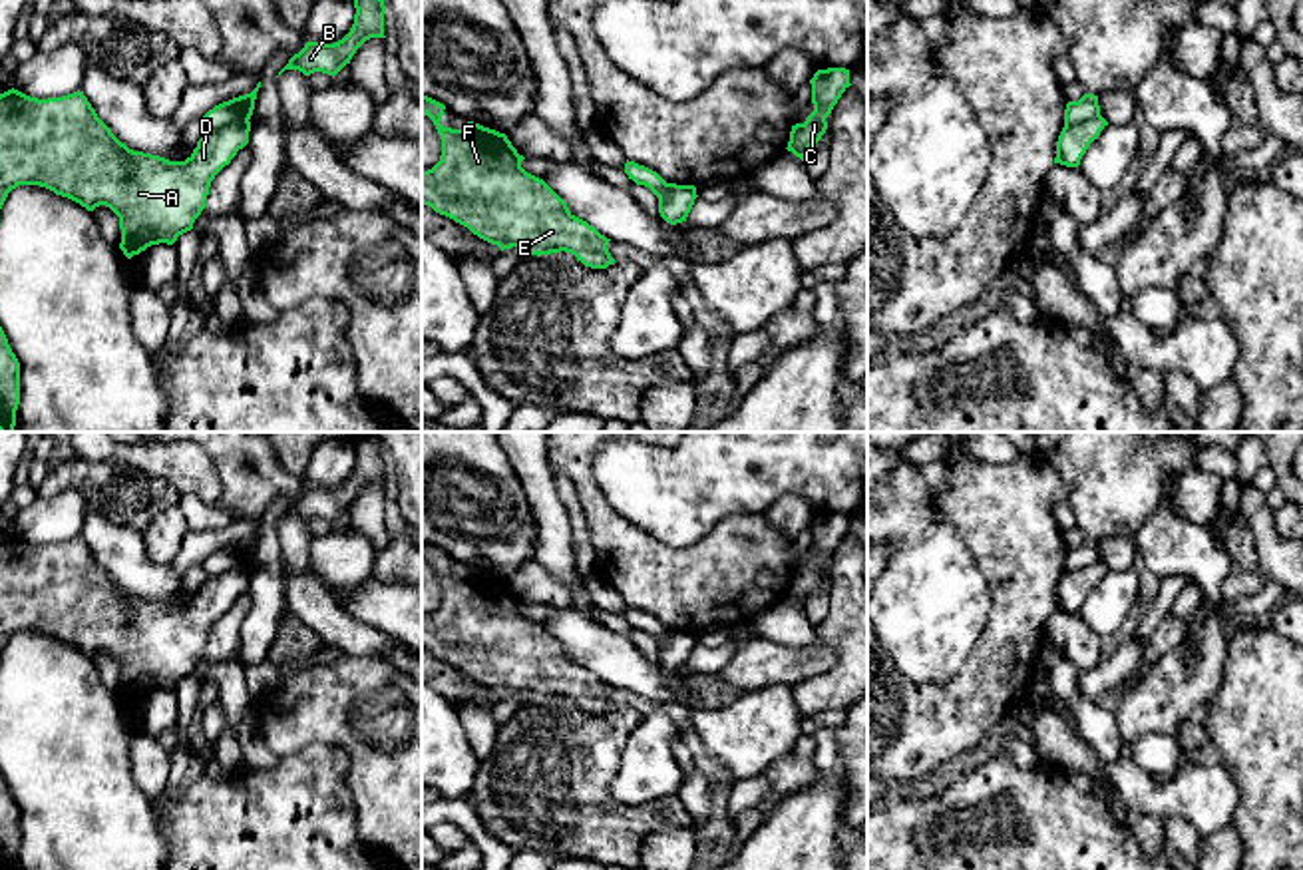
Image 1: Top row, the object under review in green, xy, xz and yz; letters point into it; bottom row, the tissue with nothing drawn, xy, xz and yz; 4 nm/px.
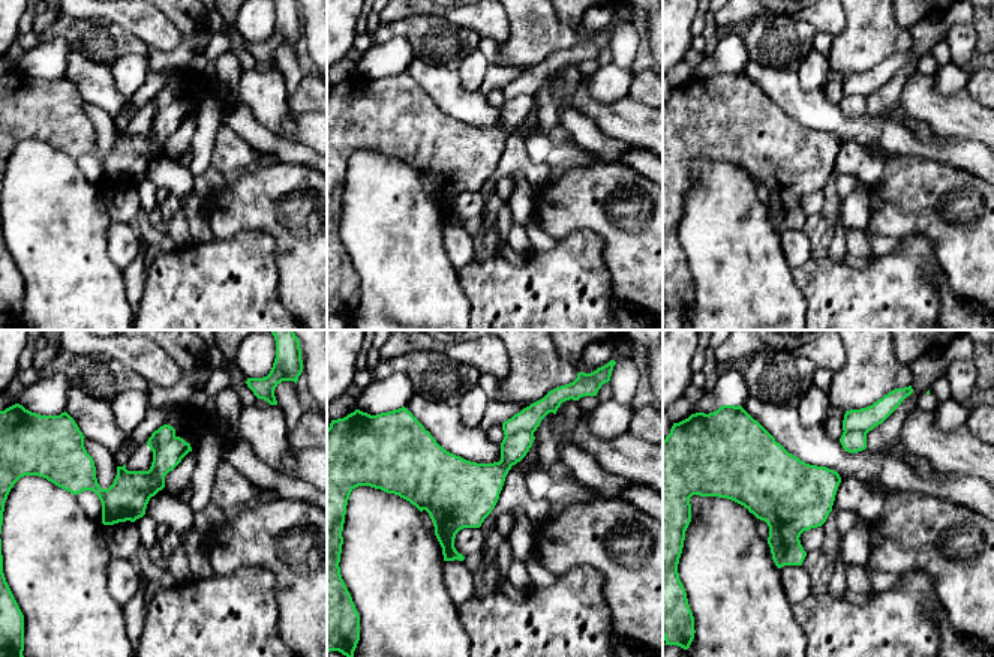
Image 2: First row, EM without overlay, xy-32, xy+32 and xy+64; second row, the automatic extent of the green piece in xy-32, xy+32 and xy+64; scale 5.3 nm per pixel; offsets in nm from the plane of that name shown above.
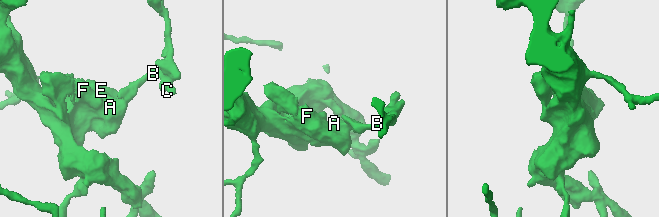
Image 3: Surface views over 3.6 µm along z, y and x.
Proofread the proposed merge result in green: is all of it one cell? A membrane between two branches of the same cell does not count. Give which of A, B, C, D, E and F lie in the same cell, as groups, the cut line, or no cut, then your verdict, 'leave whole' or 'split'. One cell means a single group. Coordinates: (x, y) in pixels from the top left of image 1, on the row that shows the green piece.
A D E F / B C | xy (247, 118), (235, 118), (207, 132) | split

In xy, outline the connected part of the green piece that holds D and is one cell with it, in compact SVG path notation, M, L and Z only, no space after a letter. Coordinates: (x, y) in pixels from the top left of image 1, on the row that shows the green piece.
M12 88L0 94L0 209L18 185L46 187L88 211L105 205L119 217L119 249L131 259L151 245L173 245L193 229L211 181L249 143L249 131L249 119L235 119L207 131L185 161L169 161L121 143L80 90L38 100Z

